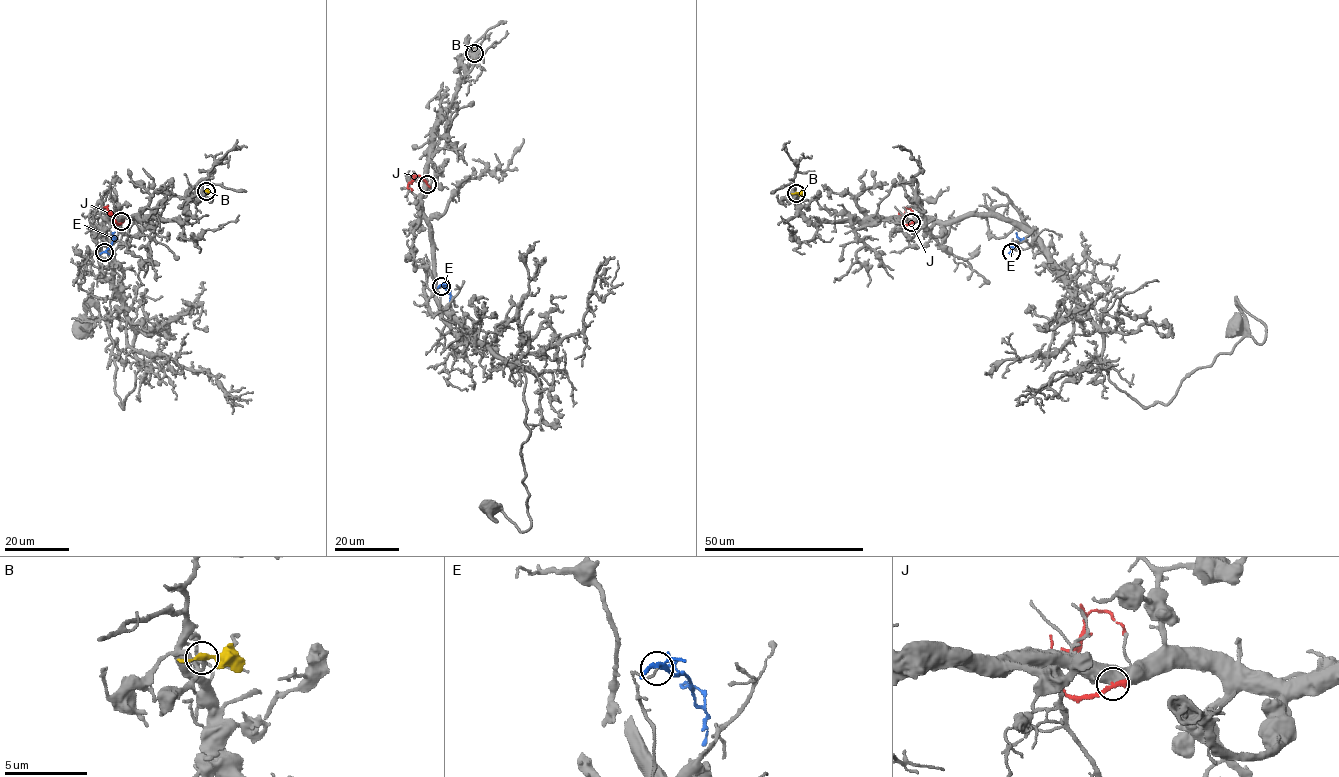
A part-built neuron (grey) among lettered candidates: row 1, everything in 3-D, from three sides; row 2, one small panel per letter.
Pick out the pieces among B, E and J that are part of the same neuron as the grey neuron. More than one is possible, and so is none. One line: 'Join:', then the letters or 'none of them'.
Join: B

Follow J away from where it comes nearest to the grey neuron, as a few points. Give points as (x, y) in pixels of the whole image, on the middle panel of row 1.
J: (427, 184), (417, 175), (408, 185), (412, 190)

